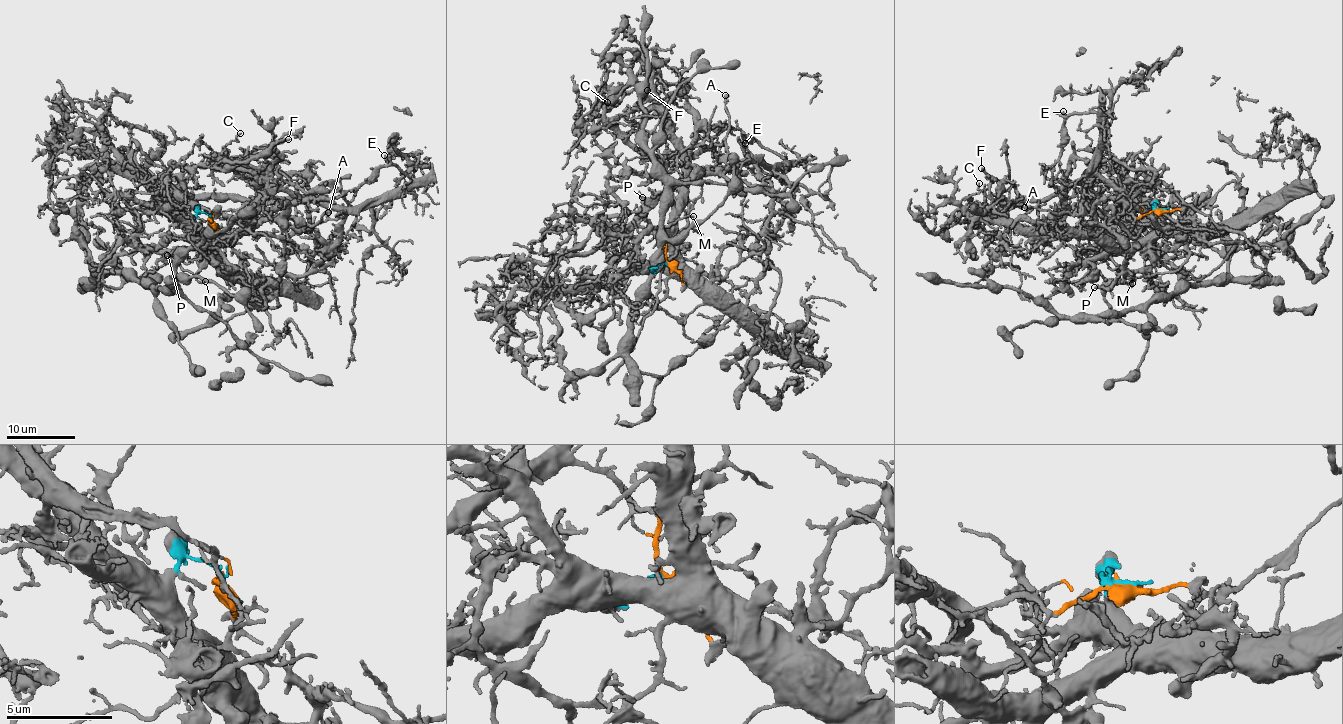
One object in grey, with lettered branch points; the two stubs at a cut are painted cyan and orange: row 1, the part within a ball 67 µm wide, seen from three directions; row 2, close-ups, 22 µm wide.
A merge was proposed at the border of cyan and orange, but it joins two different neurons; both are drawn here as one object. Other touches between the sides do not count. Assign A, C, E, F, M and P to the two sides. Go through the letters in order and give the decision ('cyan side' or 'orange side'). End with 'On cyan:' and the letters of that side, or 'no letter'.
A: orange side
C: orange side
E: orange side
F: orange side
M: cyan side
P: cyan side
On cyan: M, P

